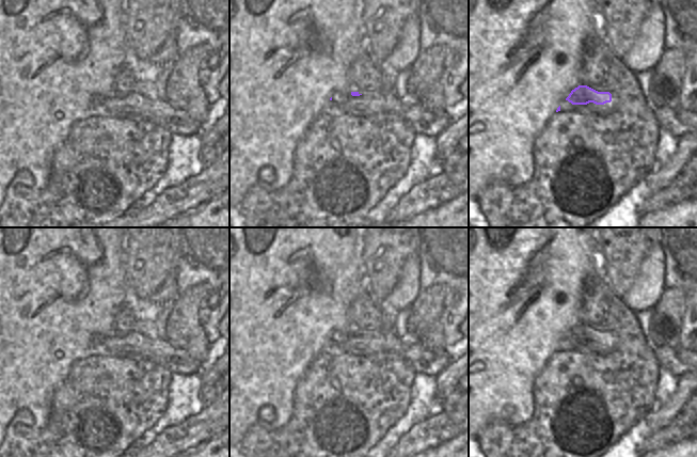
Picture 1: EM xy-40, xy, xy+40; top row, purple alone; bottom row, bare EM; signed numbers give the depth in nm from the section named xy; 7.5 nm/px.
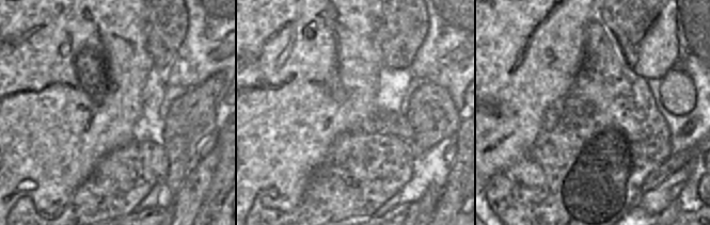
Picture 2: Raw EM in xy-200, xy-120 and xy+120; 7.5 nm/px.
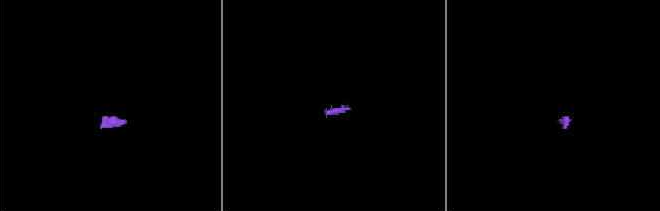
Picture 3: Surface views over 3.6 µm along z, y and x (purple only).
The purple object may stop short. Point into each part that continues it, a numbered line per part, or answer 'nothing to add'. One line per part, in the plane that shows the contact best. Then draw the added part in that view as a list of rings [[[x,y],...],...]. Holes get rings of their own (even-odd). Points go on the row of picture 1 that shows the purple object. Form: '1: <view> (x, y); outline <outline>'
1: xy+40 (590, 109); outline [[[612,94],[612,101],[604,105],[596,105],[593,103],[589,103],[587,105],[572,105],[565,99],[559,106],[560,111],[574,111],[585,115],[606,115],[616,108],[617,104],[618,99],[616,95]]]

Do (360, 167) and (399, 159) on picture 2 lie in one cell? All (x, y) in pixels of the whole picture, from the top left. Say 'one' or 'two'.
one

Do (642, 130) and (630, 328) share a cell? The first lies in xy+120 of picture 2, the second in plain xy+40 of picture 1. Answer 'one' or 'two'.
one

